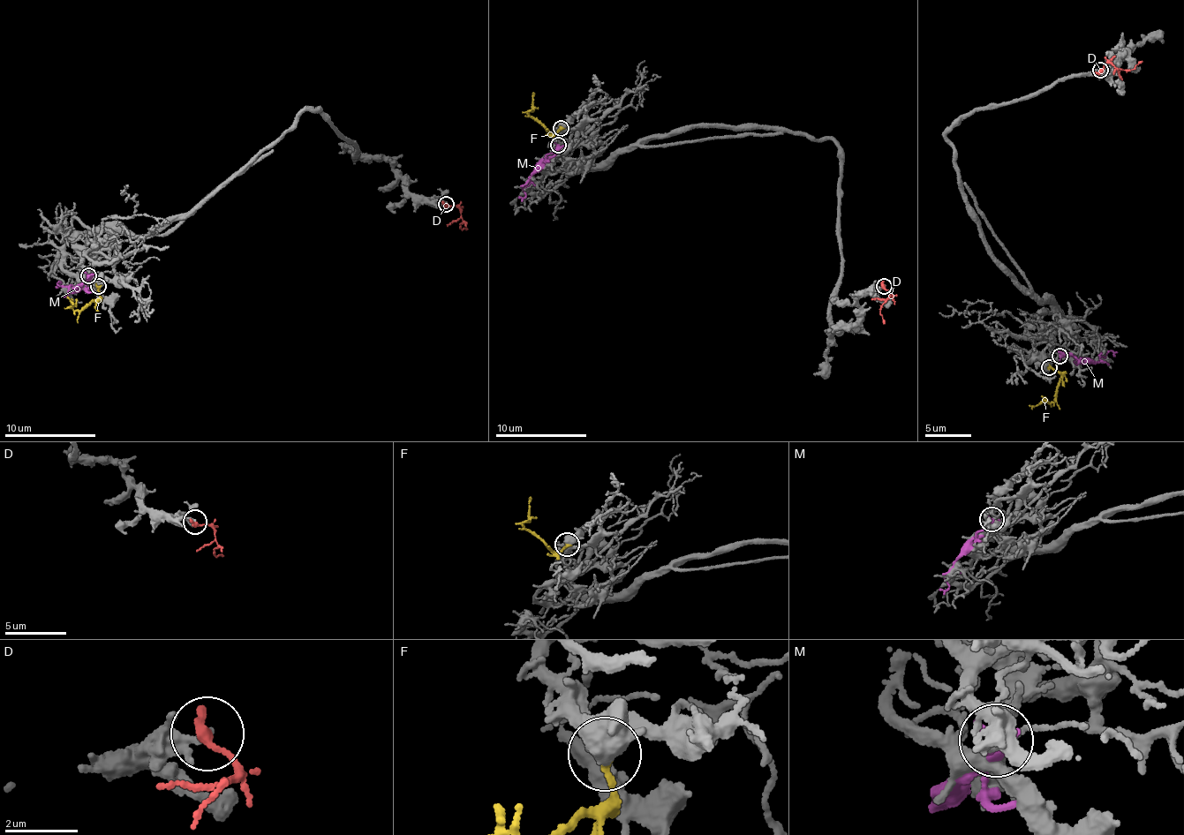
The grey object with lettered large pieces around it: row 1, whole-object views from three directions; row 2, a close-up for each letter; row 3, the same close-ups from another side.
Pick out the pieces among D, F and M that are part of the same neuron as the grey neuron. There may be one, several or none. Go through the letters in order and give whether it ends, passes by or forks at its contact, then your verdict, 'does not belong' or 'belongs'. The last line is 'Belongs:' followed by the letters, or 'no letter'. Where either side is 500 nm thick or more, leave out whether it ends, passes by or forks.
D: it ends there; does not belong
F: it ends there; does not belong
M: it passes by; does not belong
Belongs: no letter

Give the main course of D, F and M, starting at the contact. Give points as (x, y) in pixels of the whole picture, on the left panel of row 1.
D: (445, 203), (457, 208), (463, 220), (460, 229), (467, 229)
F: (97, 286), (101, 293), (95, 302), (79, 310), (73, 309), (67, 296)
M: (89, 275), (74, 291), (69, 290), (57, 283), (59, 282), (60, 288)

